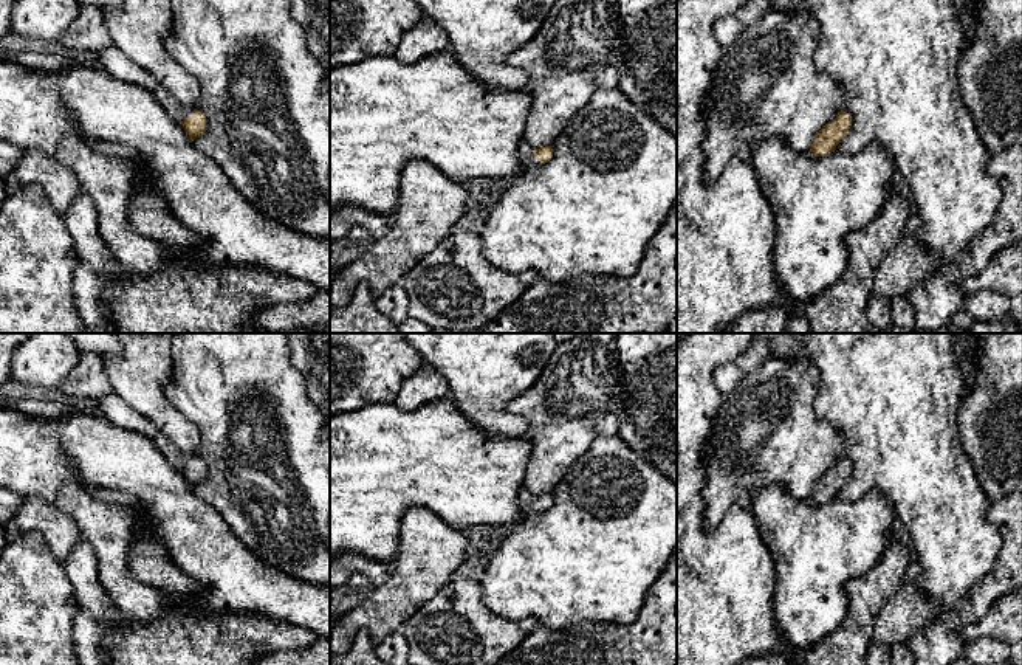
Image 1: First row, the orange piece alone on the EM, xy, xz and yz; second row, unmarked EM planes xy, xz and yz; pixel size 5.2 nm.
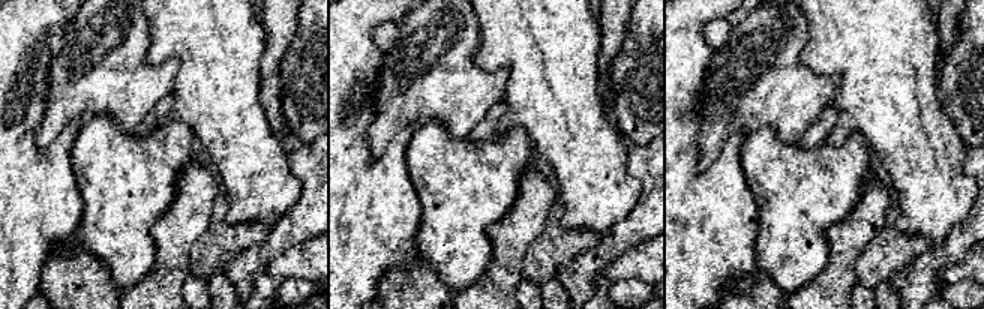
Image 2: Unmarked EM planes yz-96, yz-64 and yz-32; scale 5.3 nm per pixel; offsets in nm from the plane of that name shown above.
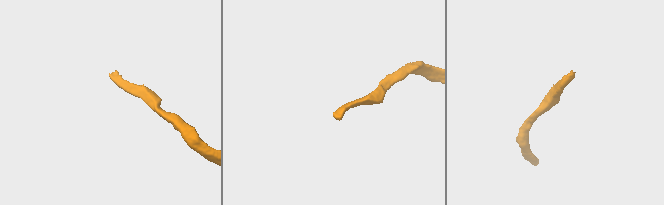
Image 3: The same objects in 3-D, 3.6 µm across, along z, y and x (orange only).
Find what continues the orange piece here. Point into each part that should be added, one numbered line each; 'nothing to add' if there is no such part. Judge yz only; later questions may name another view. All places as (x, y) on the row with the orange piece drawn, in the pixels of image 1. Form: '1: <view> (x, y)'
nothing to add

